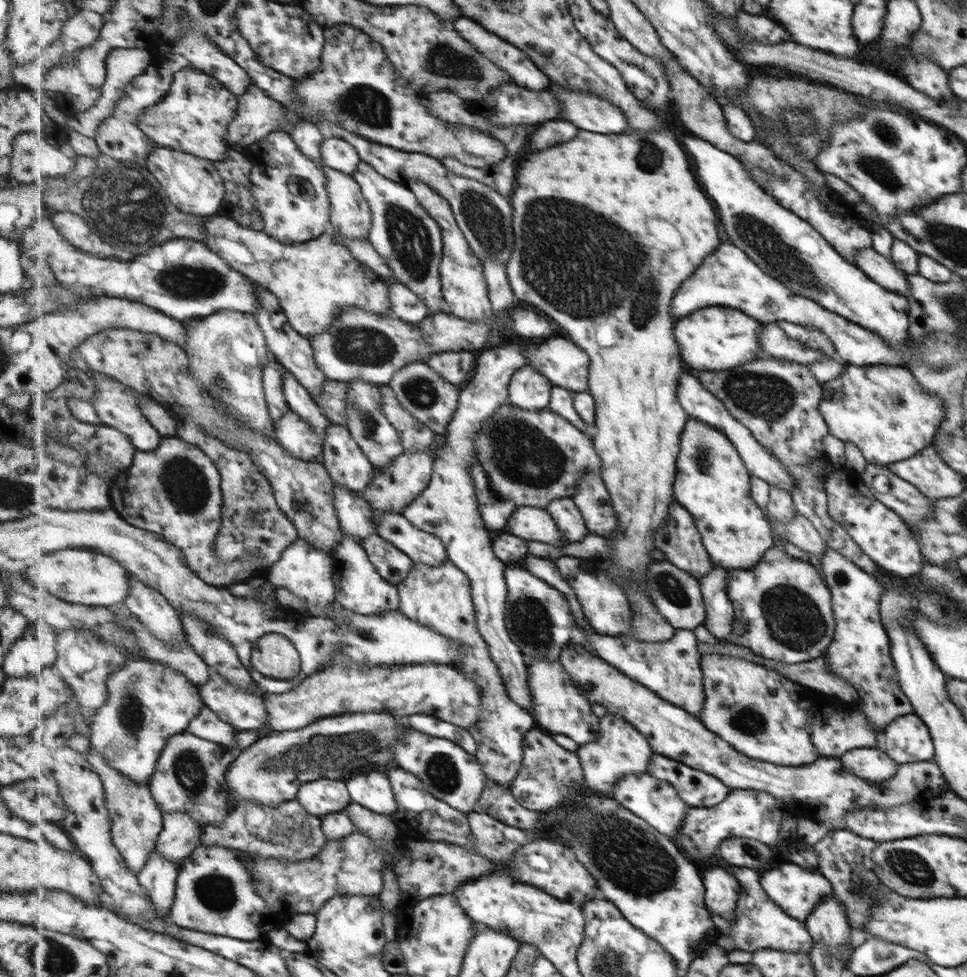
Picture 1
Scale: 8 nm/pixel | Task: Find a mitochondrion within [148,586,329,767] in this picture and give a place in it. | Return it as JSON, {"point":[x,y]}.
{"point":[254,656]}

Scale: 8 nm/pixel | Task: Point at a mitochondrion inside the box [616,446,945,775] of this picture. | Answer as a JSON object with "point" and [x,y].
{"point":[793,619]}

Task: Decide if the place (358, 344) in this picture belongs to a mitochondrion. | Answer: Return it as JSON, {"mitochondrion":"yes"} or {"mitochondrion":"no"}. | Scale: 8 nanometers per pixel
{"mitochondrion":"yes"}

